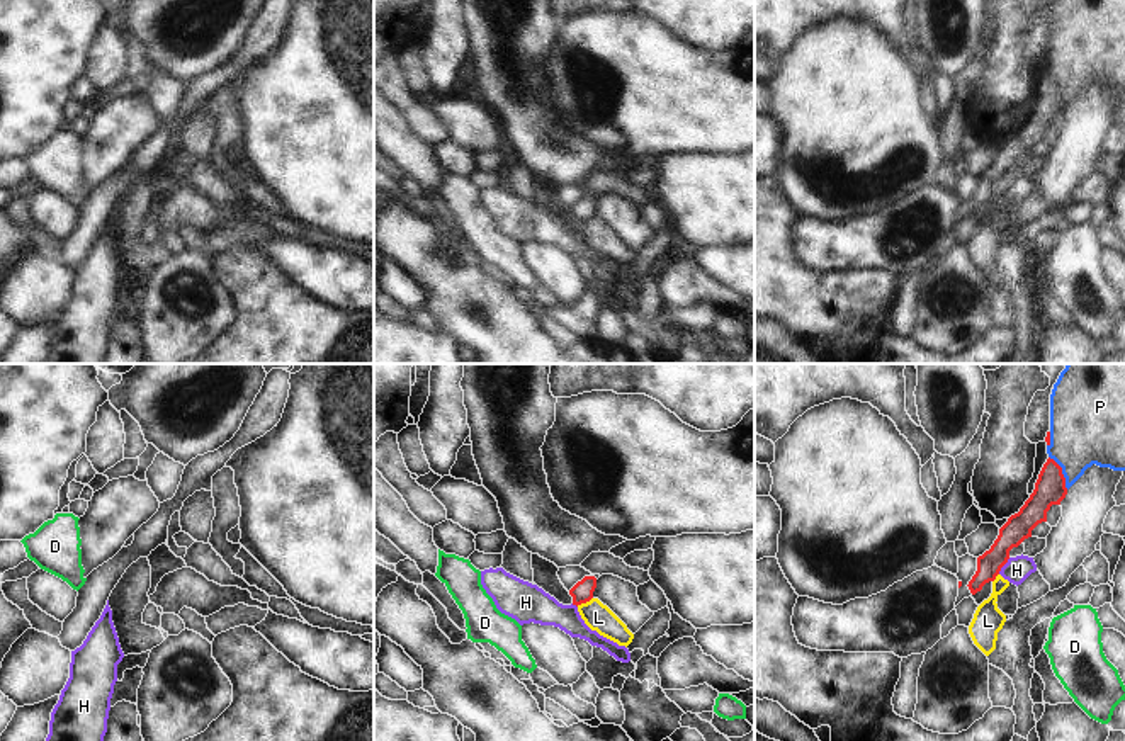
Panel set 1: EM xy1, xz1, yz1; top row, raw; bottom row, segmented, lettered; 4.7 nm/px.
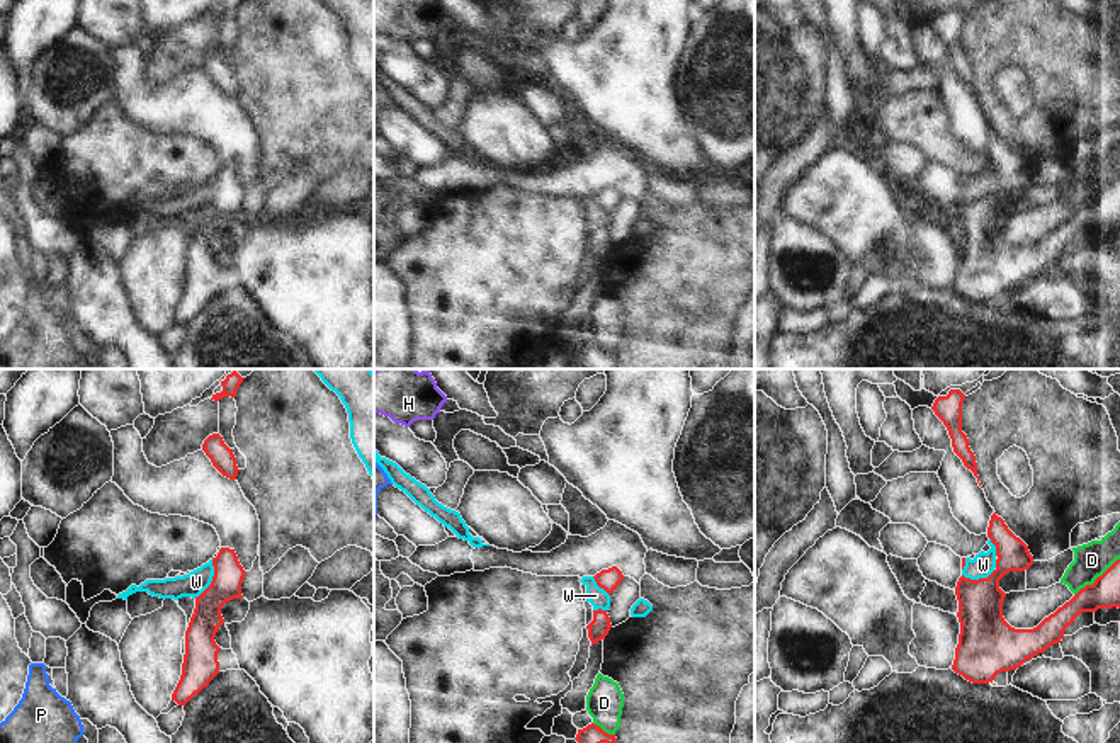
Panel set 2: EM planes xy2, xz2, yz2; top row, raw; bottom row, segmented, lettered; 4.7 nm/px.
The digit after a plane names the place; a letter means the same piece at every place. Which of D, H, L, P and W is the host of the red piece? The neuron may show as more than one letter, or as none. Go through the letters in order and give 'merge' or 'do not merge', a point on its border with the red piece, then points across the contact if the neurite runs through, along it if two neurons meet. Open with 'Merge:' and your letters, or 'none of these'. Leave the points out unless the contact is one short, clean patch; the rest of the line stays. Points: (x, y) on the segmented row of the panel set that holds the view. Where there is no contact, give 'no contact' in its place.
Merge: none of these
D: do not merge; contact yz2 (1097, 578); border yz2 (1119, 558), (1074, 595)
H: do not merge; contact yz1 (1003, 565); border yz1 (1010, 558), (998, 573)
L: do not merge; contact xz1 (583, 602); border xz1 (592, 597), (576, 605)
P: do not merge; contact yz1 (1061, 473); border yz1 (1049, 456), (1061, 468), (1068, 488)
W: do not merge; contact xy2 (213, 580); border xy2 (213, 560), (213, 580), (194, 597)

